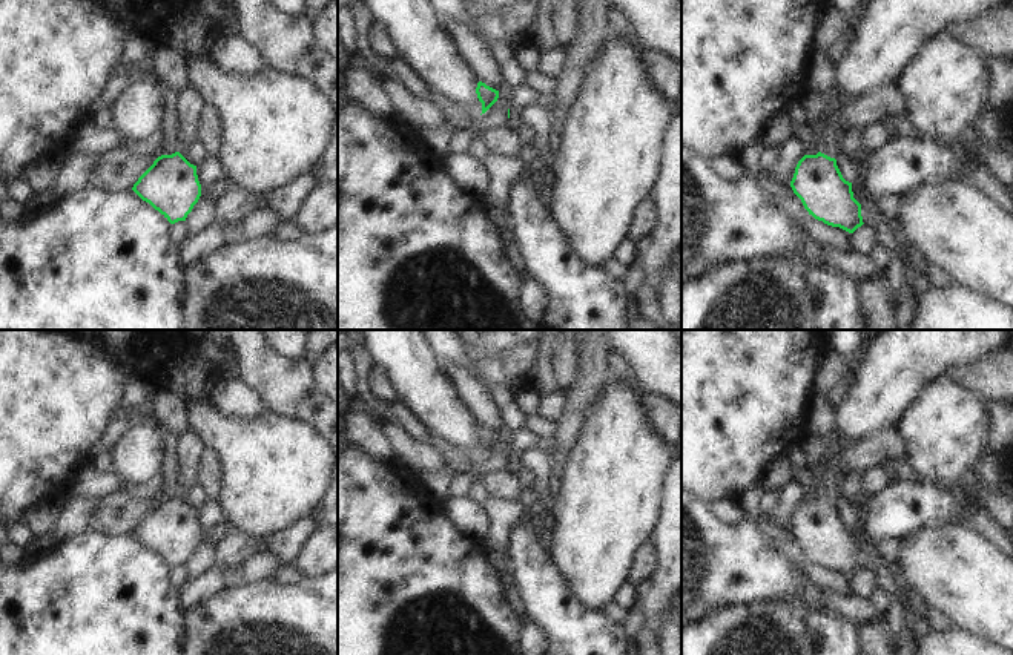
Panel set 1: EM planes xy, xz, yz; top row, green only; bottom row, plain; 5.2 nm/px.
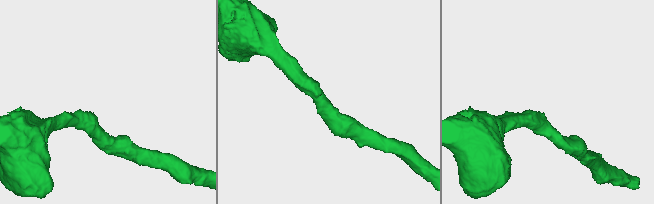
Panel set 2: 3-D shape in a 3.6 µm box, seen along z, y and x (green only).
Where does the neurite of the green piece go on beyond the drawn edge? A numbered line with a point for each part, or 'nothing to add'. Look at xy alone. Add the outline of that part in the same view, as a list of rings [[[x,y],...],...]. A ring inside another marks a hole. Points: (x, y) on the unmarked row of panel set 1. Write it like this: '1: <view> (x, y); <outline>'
nothing to add

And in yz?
1: yz (821, 448); [[[810,434],[806,440],[806,448],[809,456],[817,459],[820,462],[820,495],[835,502],[838,491],[841,489],[838,477],[832,471],[832,454],[833,449],[838,448],[836,439],[832,437],[823,437],[818,434]]]

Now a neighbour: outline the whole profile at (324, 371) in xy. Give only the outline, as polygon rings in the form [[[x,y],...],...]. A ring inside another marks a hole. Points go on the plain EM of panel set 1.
[[[338,342],[328,347],[316,362],[312,364],[312,380],[338,403]]]

